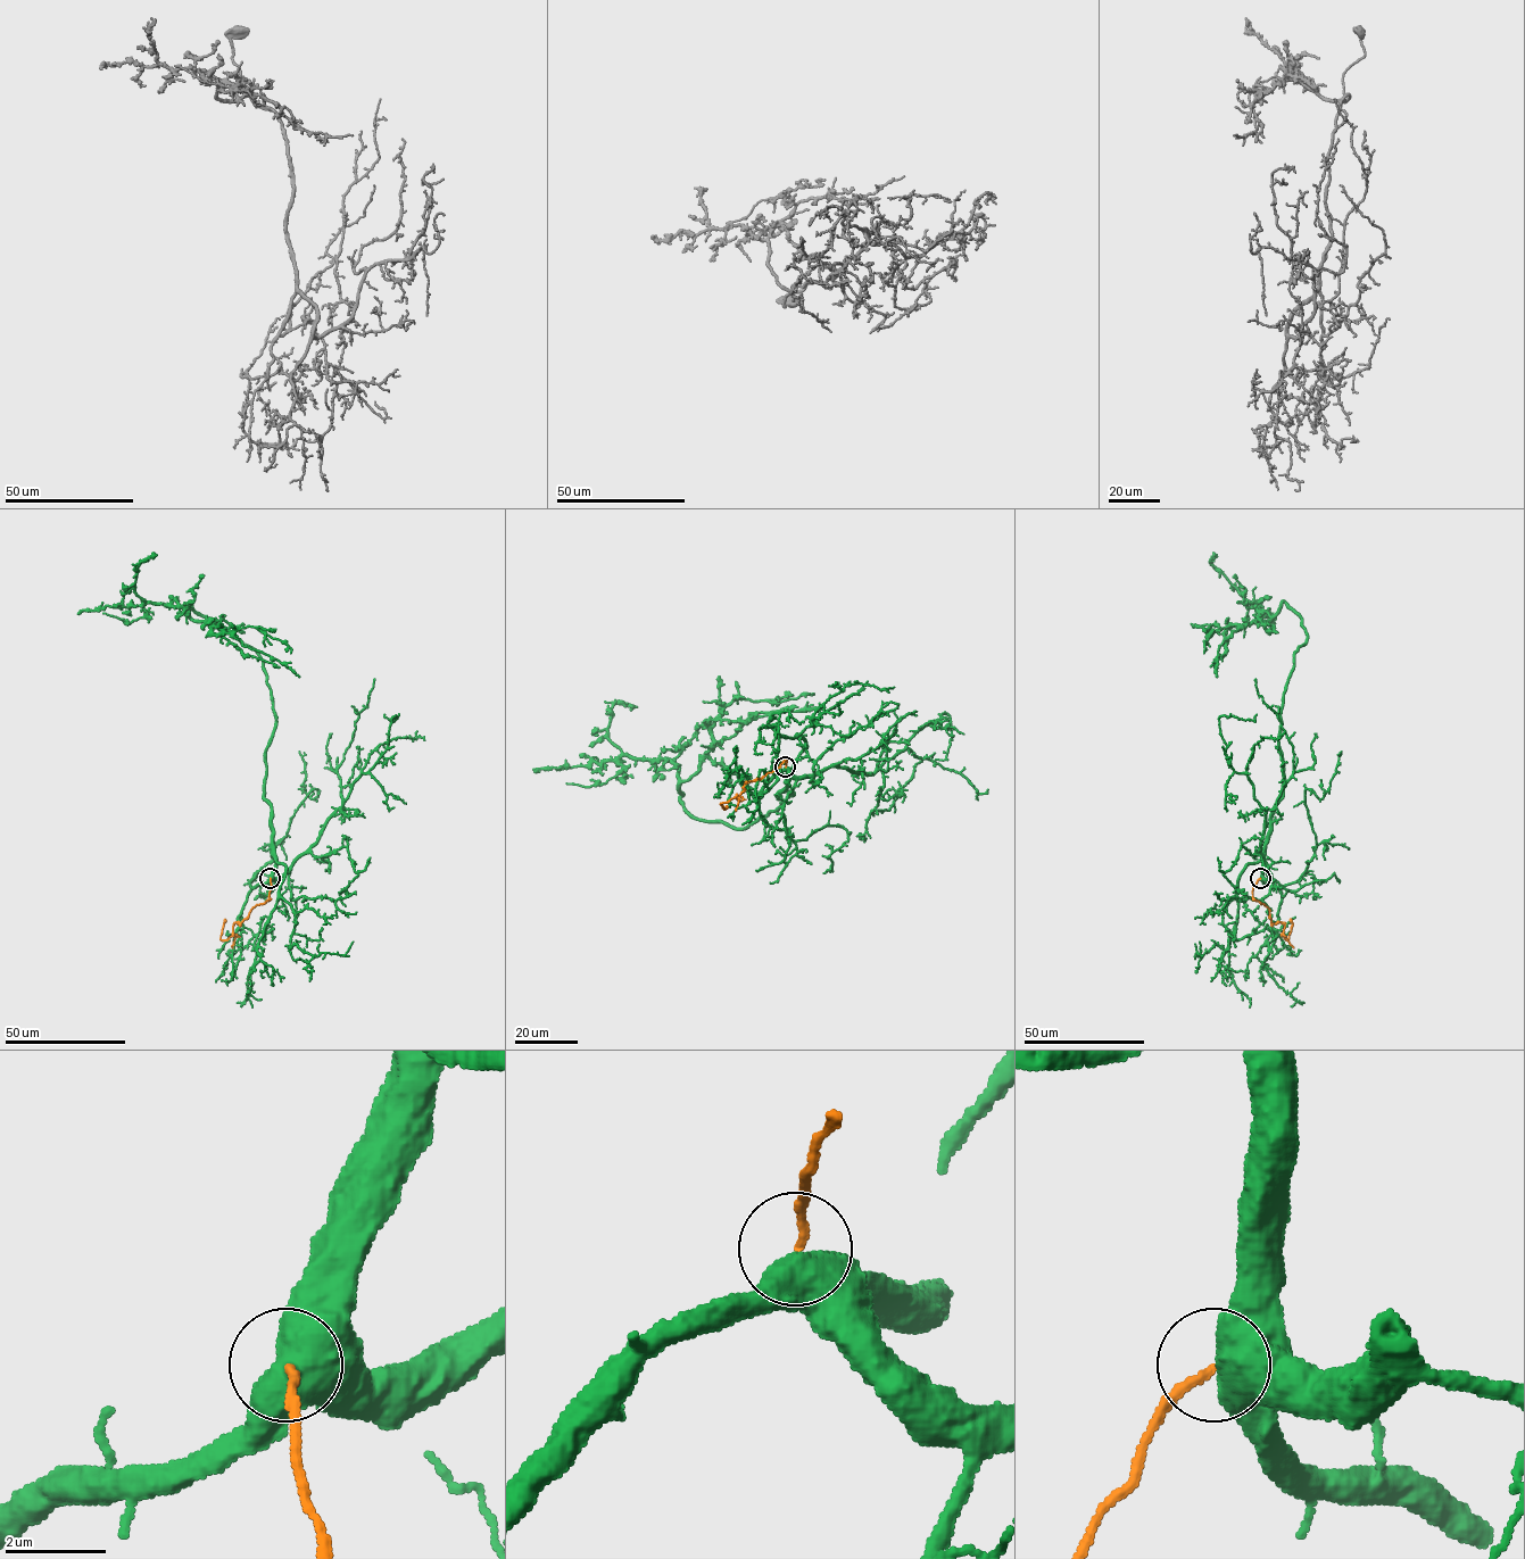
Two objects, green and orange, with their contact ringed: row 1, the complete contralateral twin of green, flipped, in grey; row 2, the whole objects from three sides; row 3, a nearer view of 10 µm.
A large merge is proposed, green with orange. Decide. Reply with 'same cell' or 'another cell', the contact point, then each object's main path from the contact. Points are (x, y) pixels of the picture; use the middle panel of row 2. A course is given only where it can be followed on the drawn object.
another cell | (785, 766) | green via (785, 766), (778, 796), (793, 794), (743, 828), (699, 820), (680, 798), (727, 706), (812, 693) | orange via (785, 766), (785, 756), (779, 766), (745, 782), (738, 798), (720, 804), (726, 805)

